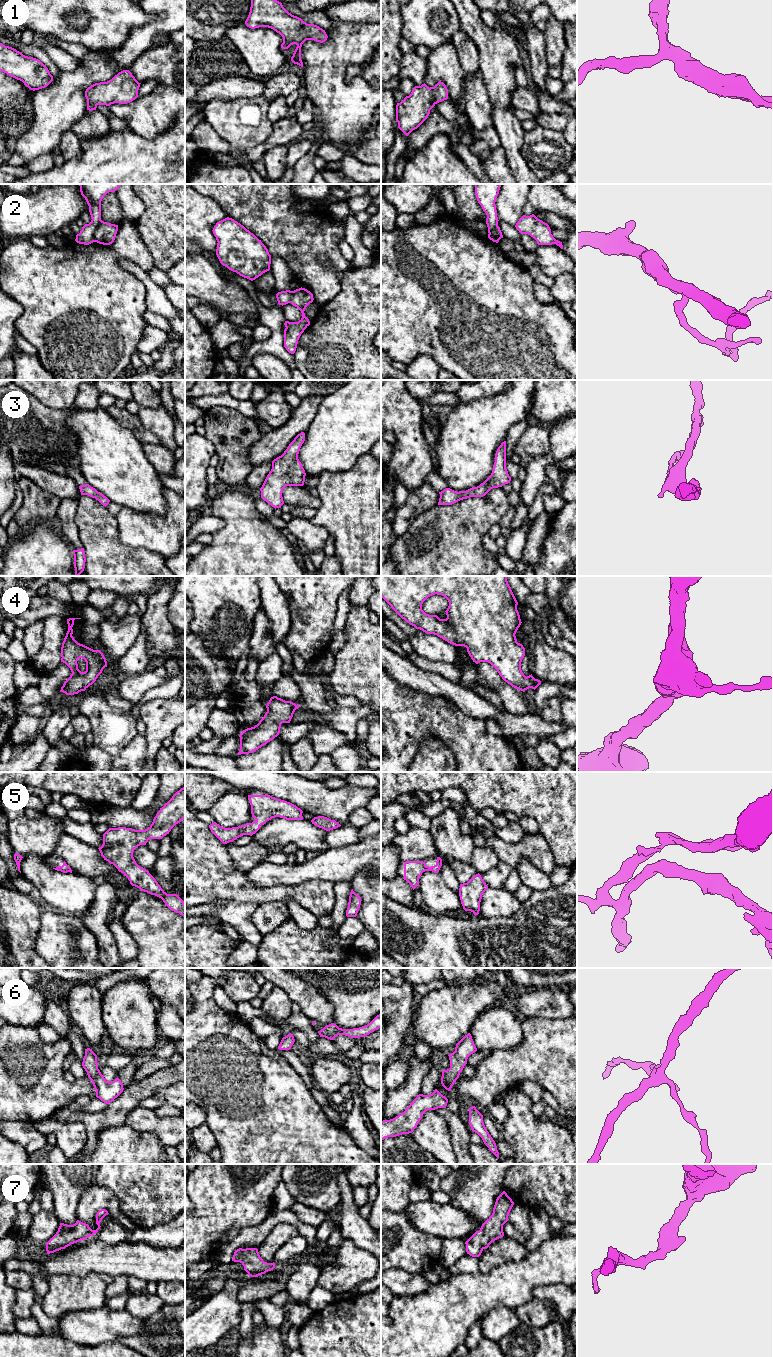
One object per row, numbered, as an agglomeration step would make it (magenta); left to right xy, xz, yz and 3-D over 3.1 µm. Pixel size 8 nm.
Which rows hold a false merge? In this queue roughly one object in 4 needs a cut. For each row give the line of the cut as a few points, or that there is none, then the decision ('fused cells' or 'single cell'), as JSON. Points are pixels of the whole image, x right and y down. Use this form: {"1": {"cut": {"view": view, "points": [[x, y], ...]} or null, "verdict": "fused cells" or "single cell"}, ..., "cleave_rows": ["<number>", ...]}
{"1": {"cut": null, "verdict": "single cell"}, "2": {"cut": {"view": "xy", "points": [[101, 220], [95, 231], [94, 241]]}, "verdict": "fused cells"}, "3": {"cut": null, "verdict": "single cell"}, "4": {"cut": null, "verdict": "single cell"}, "5": {"cut": null, "verdict": "single cell"}, "6": {"cut": null, "verdict": "single cell"}, "7": {"cut": null, "verdict": "single cell"}, "cleave_rows": ["2"]}

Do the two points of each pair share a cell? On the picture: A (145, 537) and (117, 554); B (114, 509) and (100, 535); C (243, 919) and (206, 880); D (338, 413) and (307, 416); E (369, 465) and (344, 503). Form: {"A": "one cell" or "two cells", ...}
{"A": "two cells", "B": "two cells", "C": "two cells", "D": "two cells", "E": "one cell"}

